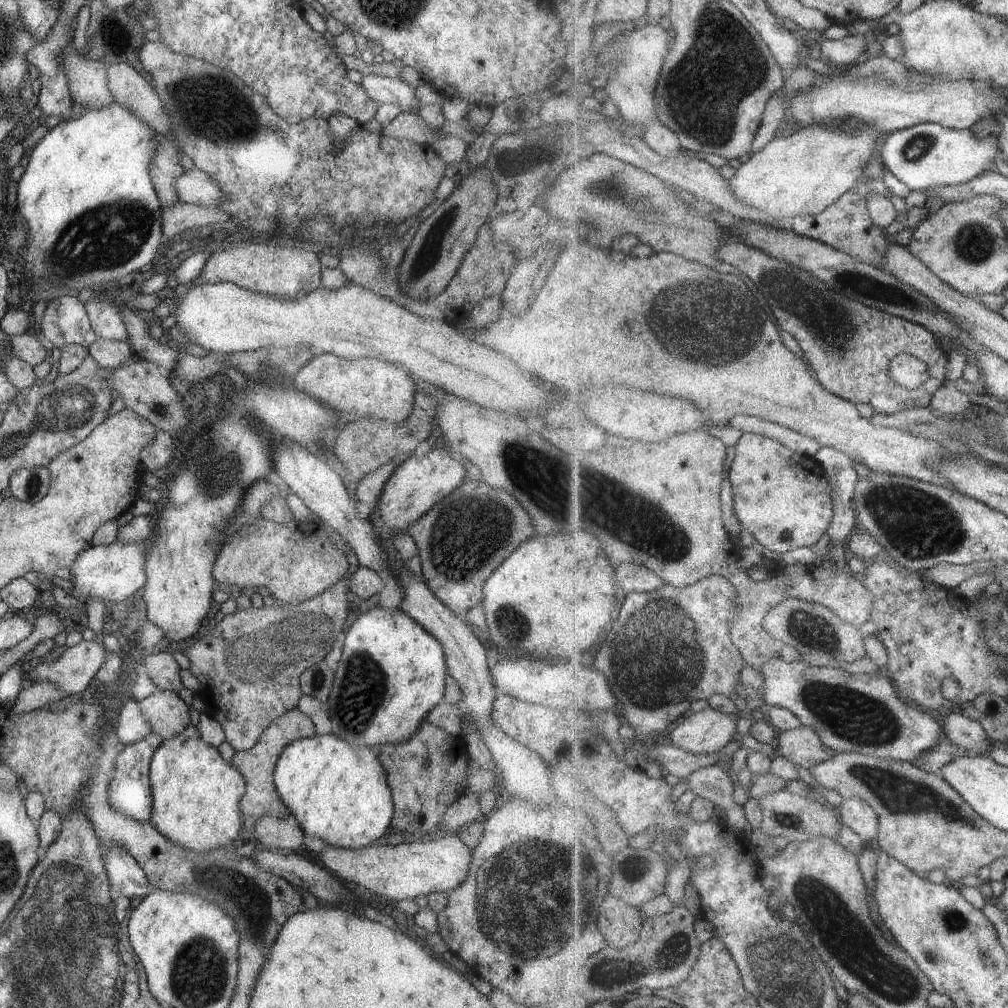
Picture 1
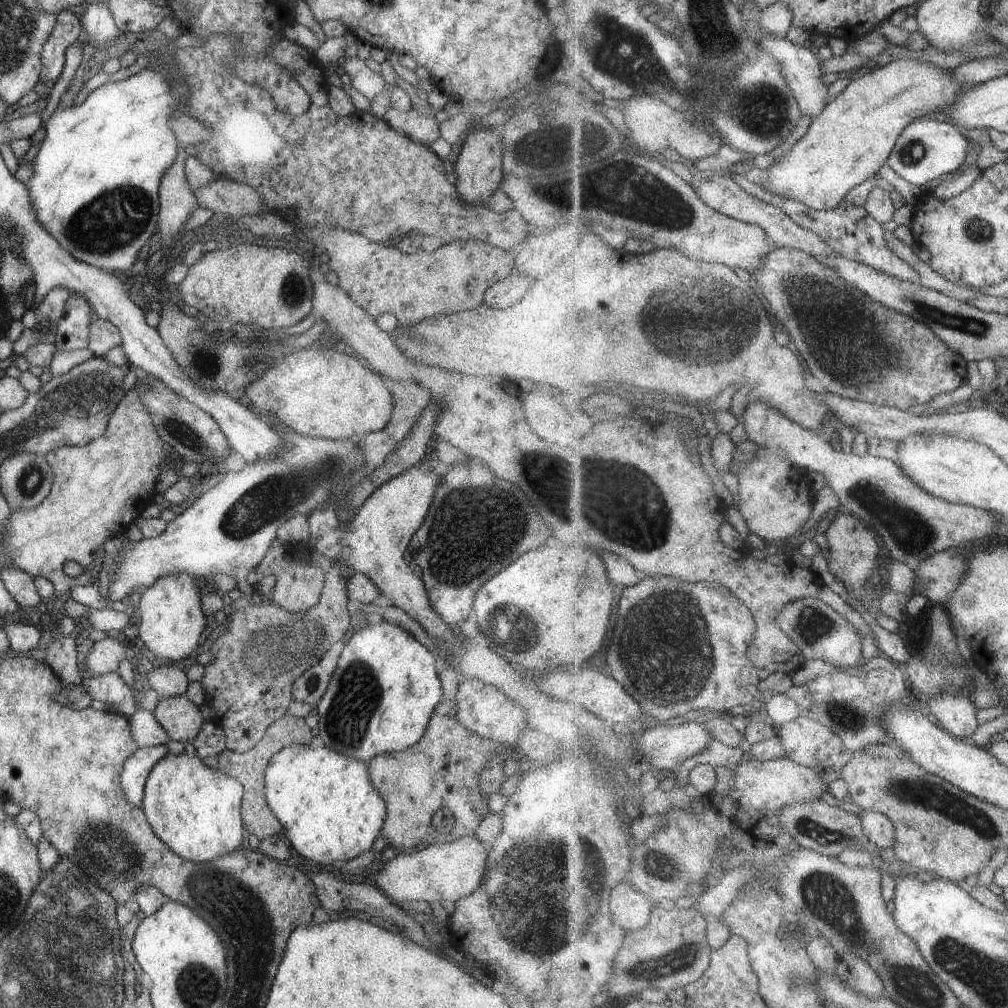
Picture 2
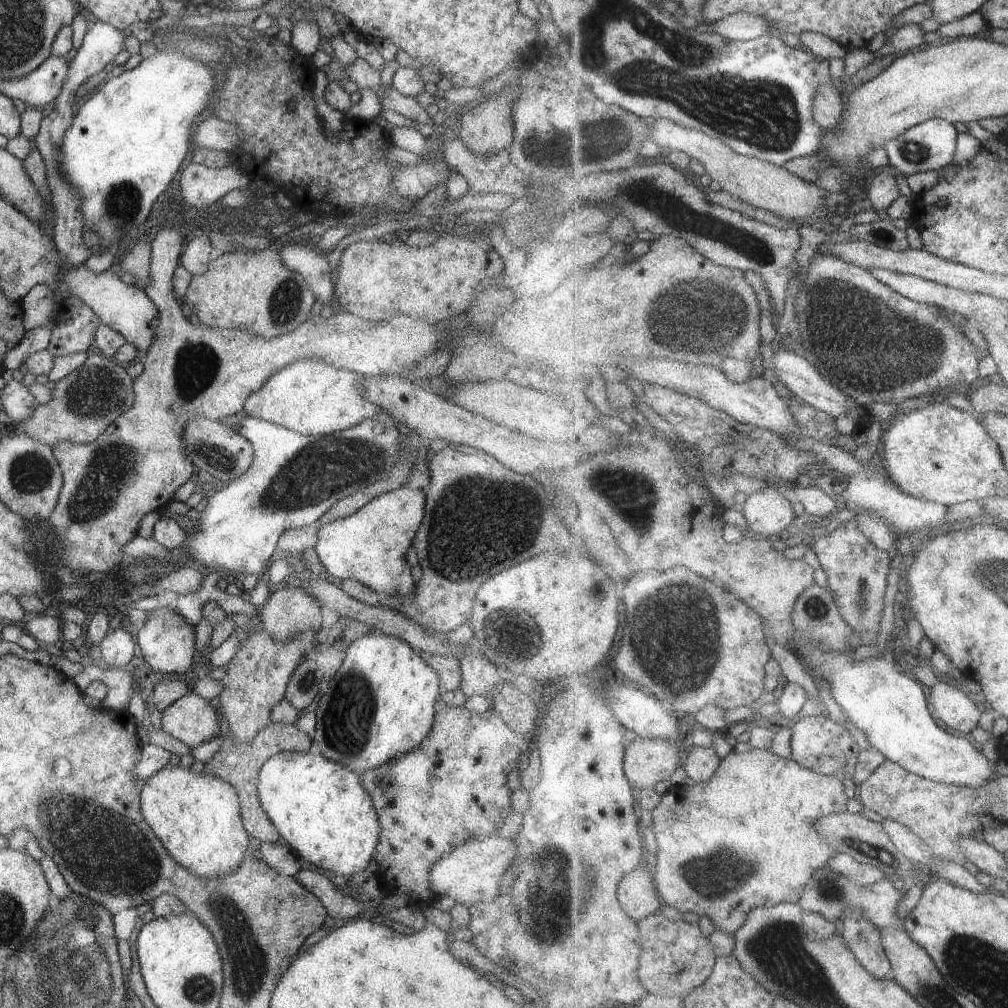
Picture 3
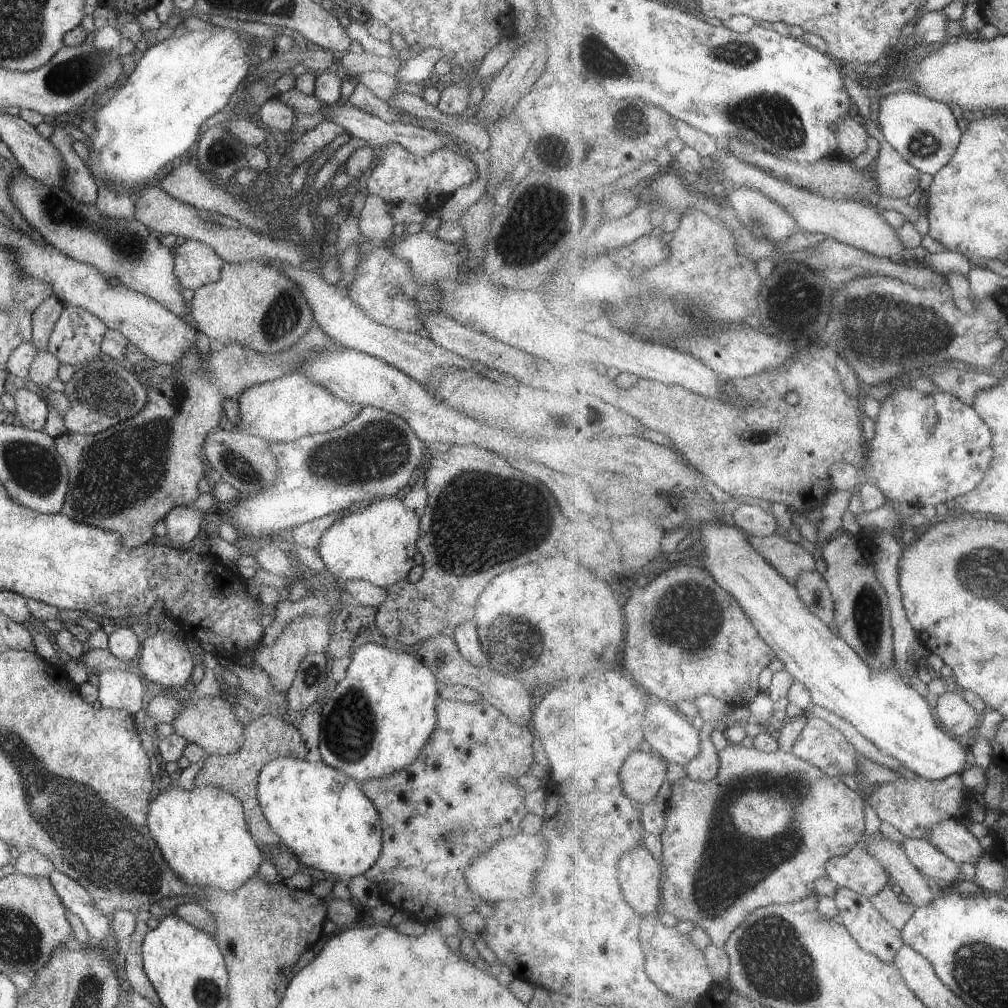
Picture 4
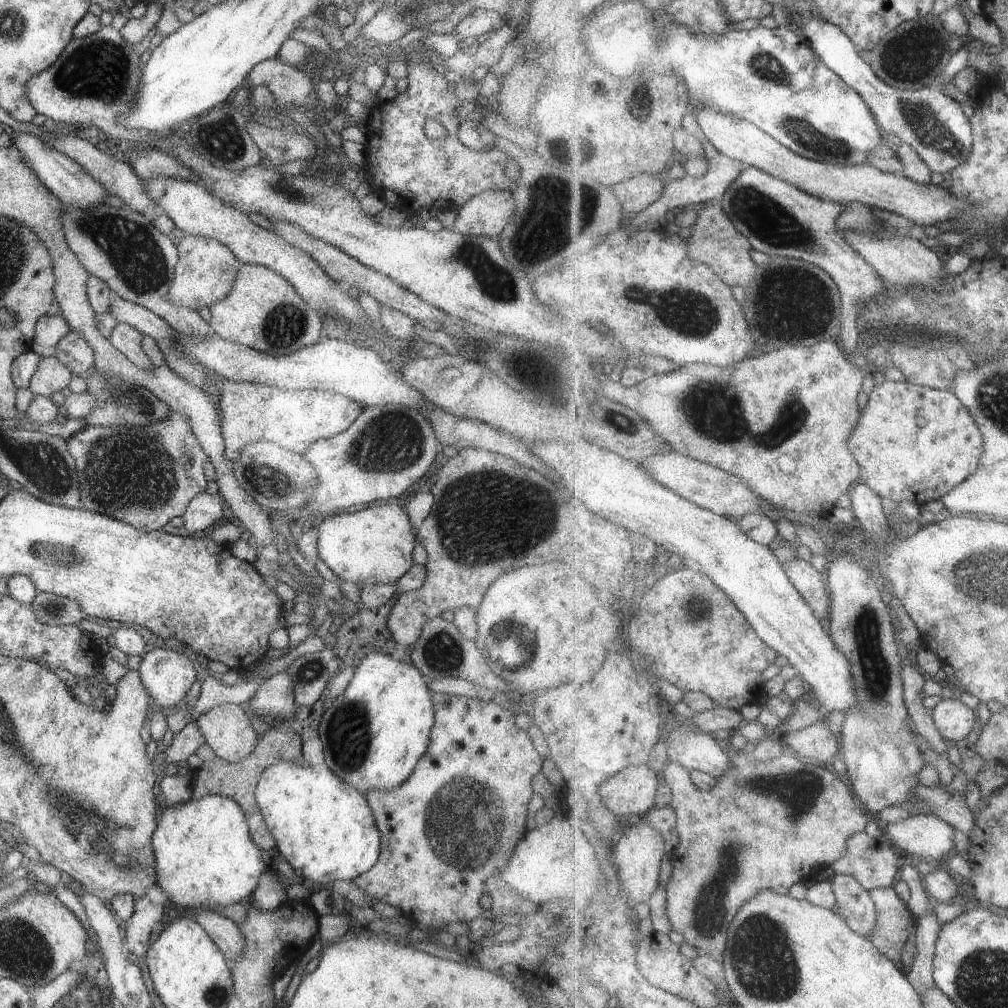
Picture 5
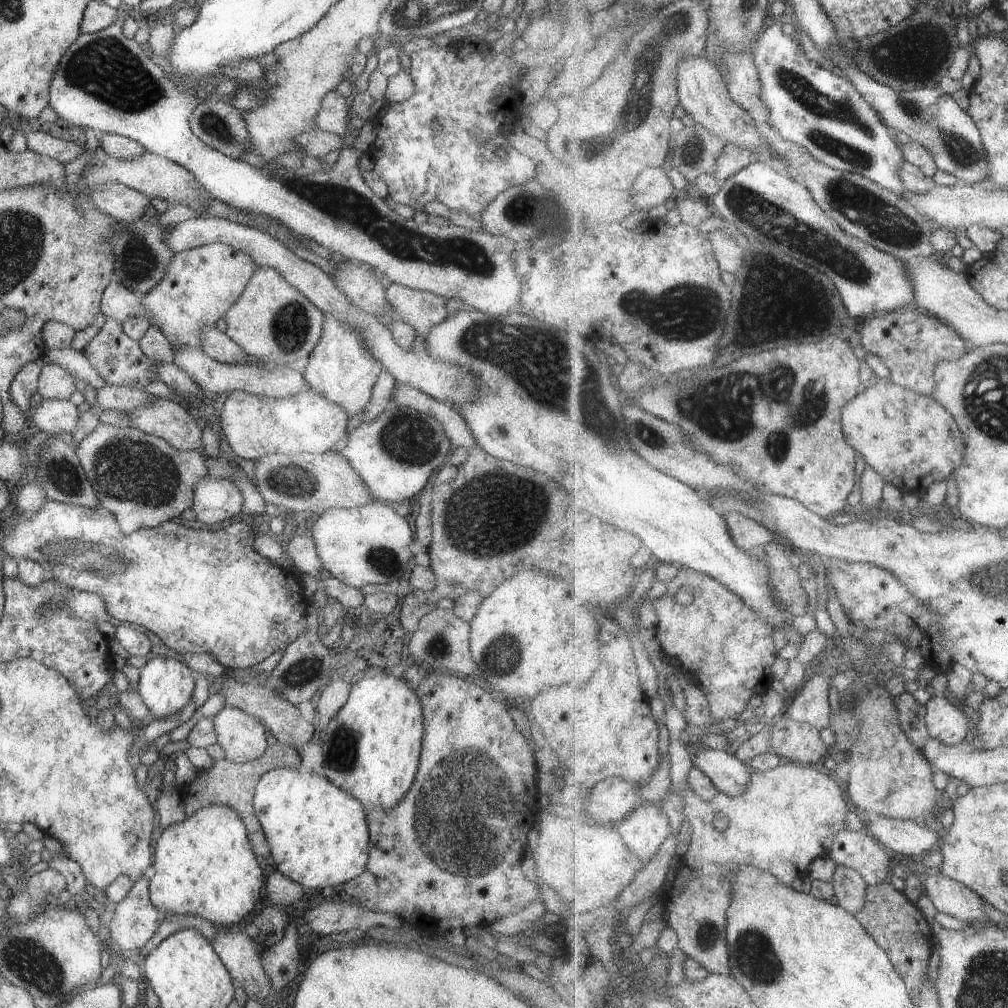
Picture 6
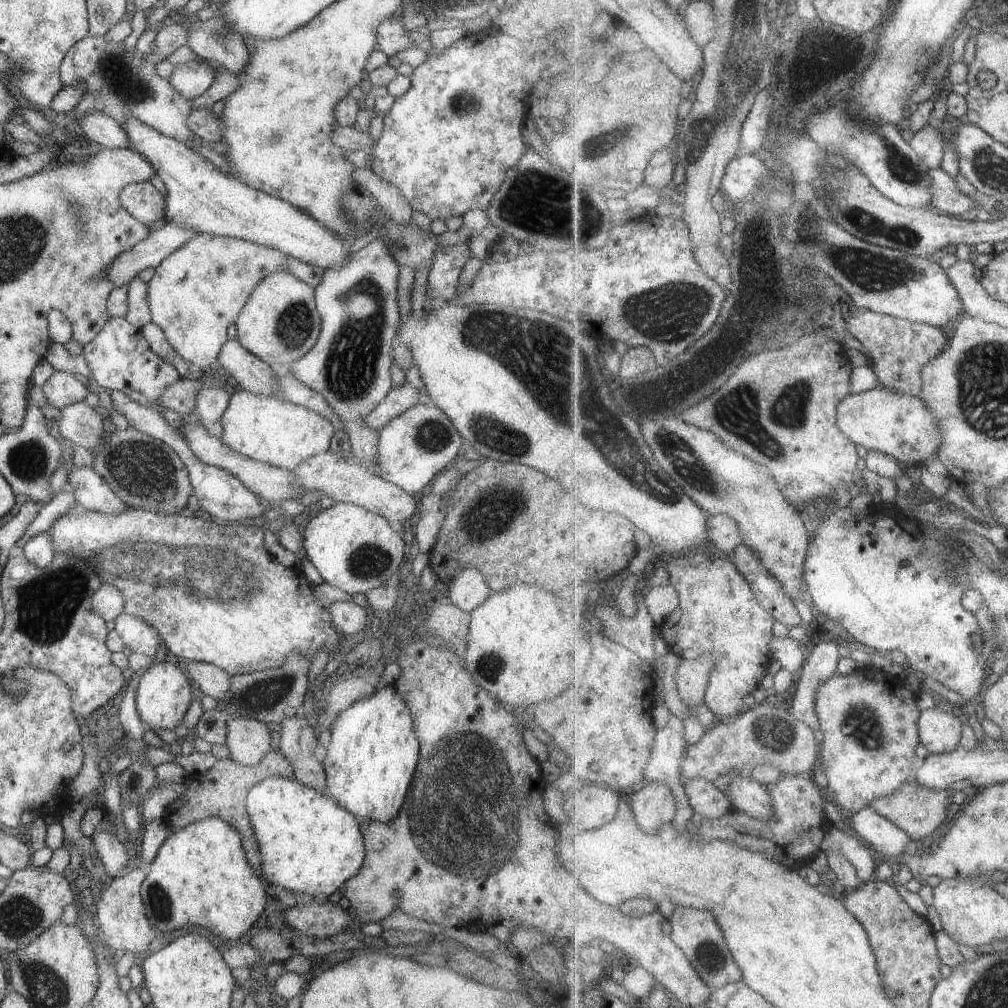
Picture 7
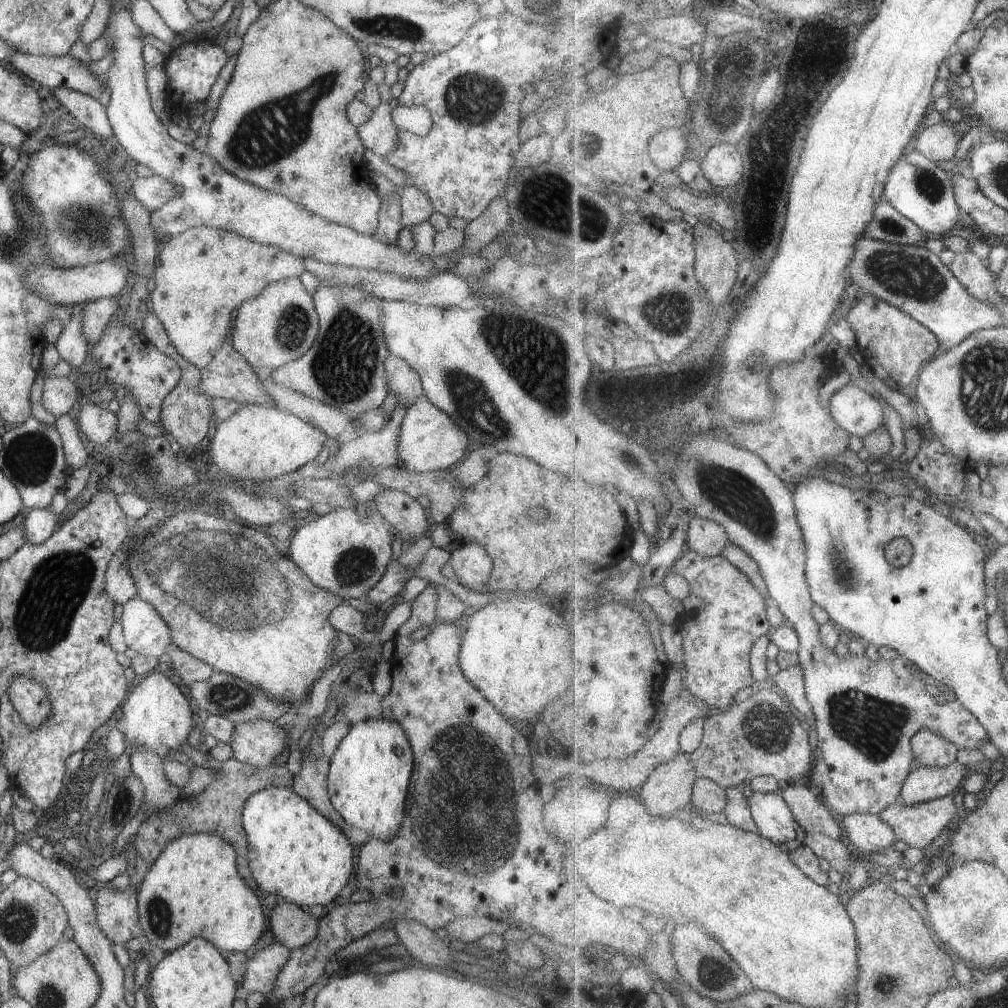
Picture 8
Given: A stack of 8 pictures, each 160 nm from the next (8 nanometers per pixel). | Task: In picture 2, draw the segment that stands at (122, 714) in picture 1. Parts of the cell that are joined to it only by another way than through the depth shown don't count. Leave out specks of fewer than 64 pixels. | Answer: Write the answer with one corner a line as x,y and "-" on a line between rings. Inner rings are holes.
136,708
128,721
133,740
138,747
168,745
170,742
163,727
154,719
151,711

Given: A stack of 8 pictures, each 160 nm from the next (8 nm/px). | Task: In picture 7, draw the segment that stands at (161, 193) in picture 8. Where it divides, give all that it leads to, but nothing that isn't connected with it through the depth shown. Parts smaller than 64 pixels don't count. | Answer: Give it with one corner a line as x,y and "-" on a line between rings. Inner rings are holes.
150,182
130,183
119,190
121,208
140,224
150,226
164,218
165,200

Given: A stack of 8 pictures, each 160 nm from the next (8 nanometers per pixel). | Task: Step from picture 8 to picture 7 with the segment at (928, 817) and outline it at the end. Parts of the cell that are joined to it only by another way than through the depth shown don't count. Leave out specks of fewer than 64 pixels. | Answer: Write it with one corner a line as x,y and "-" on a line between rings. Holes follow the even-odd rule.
913,777
909,782
905,782
901,788
897,788
897,792
891,792
889,796
880,800
873,800
870,806
875,808
884,818
897,824
899,828
903,828
914,842
920,843
931,837
943,824
951,803
950,795
950,790
927,788
925,784
919,784
917,778

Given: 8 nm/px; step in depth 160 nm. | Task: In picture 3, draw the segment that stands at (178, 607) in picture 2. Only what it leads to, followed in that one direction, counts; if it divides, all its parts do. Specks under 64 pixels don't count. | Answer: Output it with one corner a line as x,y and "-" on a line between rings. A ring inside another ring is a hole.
155,609
149,614
144,625
139,626
136,640
145,662
152,672
183,673
191,666
195,644
193,643
193,627
173,609

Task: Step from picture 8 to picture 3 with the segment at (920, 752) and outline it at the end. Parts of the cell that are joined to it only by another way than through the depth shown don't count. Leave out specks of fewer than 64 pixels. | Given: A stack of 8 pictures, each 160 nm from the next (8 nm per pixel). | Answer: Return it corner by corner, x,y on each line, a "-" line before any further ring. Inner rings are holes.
938,681
928,690
928,695
938,718
948,727
969,734
980,726
983,713
979,711
980,702
962,686
953,688
951,684

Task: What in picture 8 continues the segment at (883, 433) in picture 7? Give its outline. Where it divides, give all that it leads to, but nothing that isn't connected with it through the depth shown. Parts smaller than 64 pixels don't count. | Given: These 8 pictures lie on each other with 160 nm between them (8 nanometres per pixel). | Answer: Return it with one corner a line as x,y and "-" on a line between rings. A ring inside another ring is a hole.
847,383
834,393
829,401
834,420
846,432
864,440
873,432
886,429
884,404
877,398

